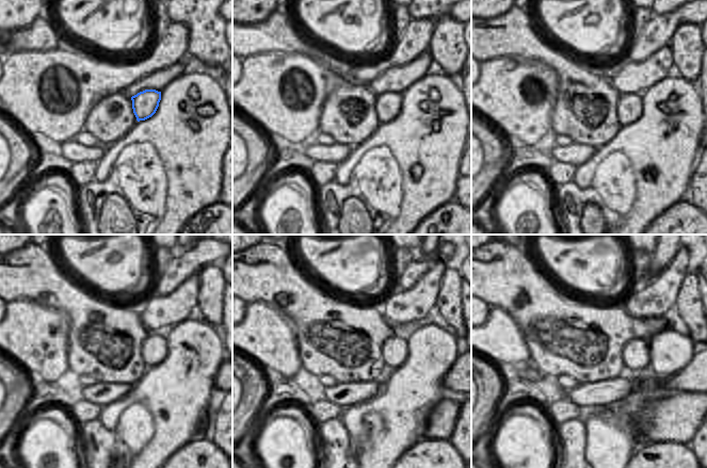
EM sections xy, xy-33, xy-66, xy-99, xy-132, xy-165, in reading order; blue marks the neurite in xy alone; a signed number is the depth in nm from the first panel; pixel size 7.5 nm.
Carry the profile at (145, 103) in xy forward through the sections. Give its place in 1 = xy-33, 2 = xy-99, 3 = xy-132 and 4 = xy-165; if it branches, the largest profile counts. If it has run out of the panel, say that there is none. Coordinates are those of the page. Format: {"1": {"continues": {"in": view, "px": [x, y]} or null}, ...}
{"1": {"continues": {"in": "xy-33", "px": [388, 106]}}, "2": {"continues": {"in": "xy-99", "px": [155, 347]}}, "3": {"continues": {"in": "xy-132", "px": [395, 351]}}, "4": {"continues": {"in": "xy-165", "px": [637, 356]}}}

